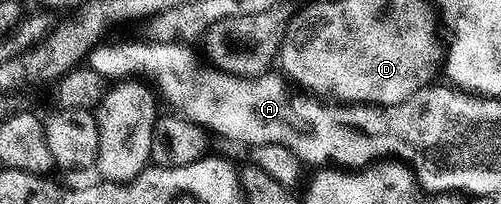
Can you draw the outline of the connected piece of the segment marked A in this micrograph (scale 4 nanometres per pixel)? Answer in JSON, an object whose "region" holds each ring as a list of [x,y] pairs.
{"region":[[[124,41],[121,45],[104,44],[98,43],[89,50],[87,68],[105,79],[128,79],[133,75],[157,77],[164,84],[165,99],[177,105],[185,118],[196,126],[214,129],[232,141],[241,141],[248,147],[281,144],[312,167],[363,167],[364,157],[368,157],[368,149],[372,149],[372,141],[360,137],[360,127],[328,121],[320,108],[316,109],[321,102],[293,91],[279,72],[265,71],[256,76],[239,77],[208,63],[200,65],[201,58],[198,53],[196,58],[192,50],[195,48],[184,43],[138,45]]]}

